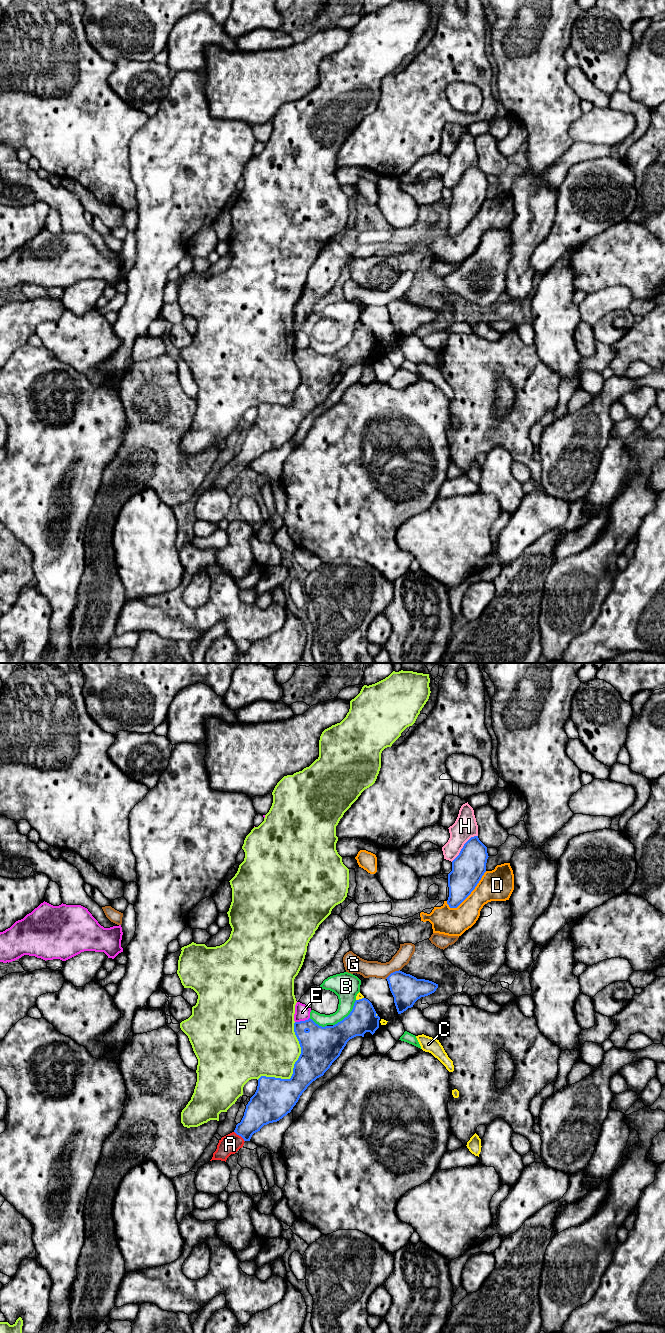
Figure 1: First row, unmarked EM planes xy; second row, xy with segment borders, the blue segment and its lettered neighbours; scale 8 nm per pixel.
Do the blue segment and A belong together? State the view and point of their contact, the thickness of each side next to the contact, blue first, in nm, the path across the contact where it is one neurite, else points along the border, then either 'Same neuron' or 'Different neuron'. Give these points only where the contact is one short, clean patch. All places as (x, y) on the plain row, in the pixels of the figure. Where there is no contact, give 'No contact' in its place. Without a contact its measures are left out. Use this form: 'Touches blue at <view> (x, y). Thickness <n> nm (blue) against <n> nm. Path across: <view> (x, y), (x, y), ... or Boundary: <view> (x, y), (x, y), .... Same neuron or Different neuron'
Touches blue at xy (240, 463). Thickness 240 nm (blue) against 160 nm. Path across: xy (260, 439), (240, 463), (230, 472). Same neuron

